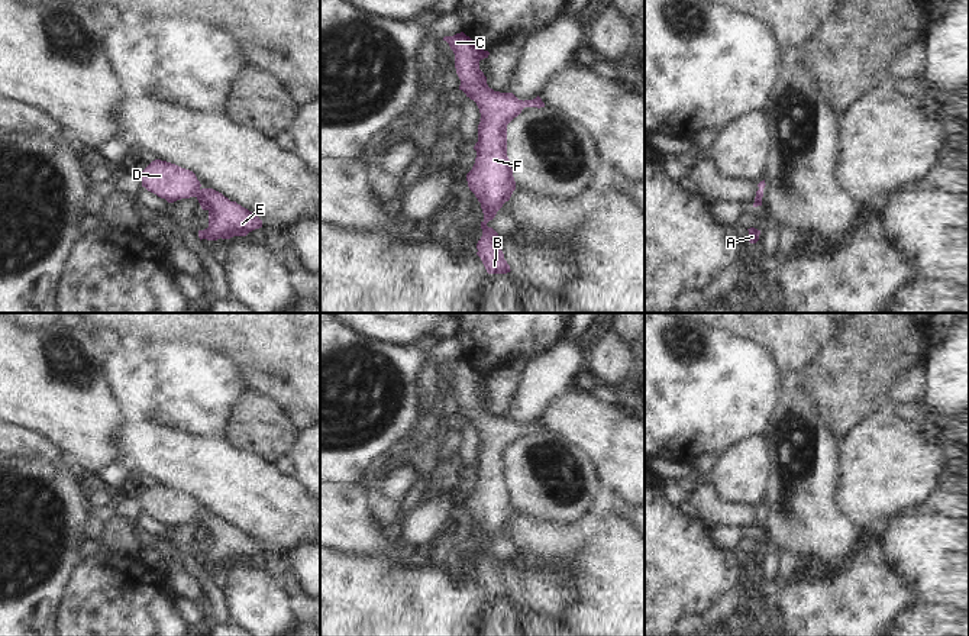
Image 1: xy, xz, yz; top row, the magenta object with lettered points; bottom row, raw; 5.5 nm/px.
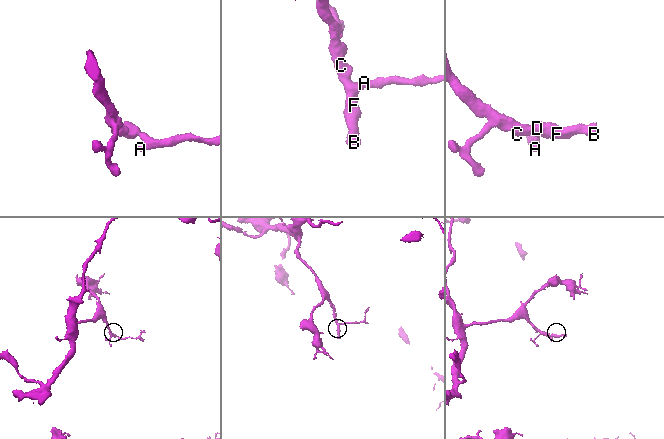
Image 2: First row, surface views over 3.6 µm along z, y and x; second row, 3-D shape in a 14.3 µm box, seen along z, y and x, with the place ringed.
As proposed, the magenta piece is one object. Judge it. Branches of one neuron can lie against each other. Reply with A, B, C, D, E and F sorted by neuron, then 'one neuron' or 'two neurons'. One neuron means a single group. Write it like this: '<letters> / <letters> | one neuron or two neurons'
A B C D E F | one neuron

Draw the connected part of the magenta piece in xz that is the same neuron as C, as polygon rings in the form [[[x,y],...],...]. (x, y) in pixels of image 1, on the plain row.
[[[463,356],[445,361],[443,365],[455,378],[455,393],[461,404],[459,414],[477,427],[481,438],[478,466],[474,471],[477,482],[472,494],[466,498],[468,511],[481,527],[484,537],[482,561],[477,568],[477,579],[488,598],[507,598],[511,594],[497,565],[498,558],[487,551],[516,514],[507,481],[507,449],[524,432],[540,433],[545,432],[545,427],[539,420],[523,426],[513,417],[490,413],[487,401],[479,394],[479,385],[488,382],[490,377],[478,372]]]

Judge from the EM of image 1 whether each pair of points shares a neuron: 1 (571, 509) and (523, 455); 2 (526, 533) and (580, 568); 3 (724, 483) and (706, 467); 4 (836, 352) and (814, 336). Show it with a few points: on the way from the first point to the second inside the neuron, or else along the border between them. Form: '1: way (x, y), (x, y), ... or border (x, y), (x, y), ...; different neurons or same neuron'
1: way (555, 500), (545, 494), (545, 484), (533, 471); same neuron
2: way (539, 541), (558, 546), (567, 555); same neuron
3: border (717, 457), (713, 468), (704, 478); different neurons
4: border (835, 328), (819, 355), (803, 370); different neurons

